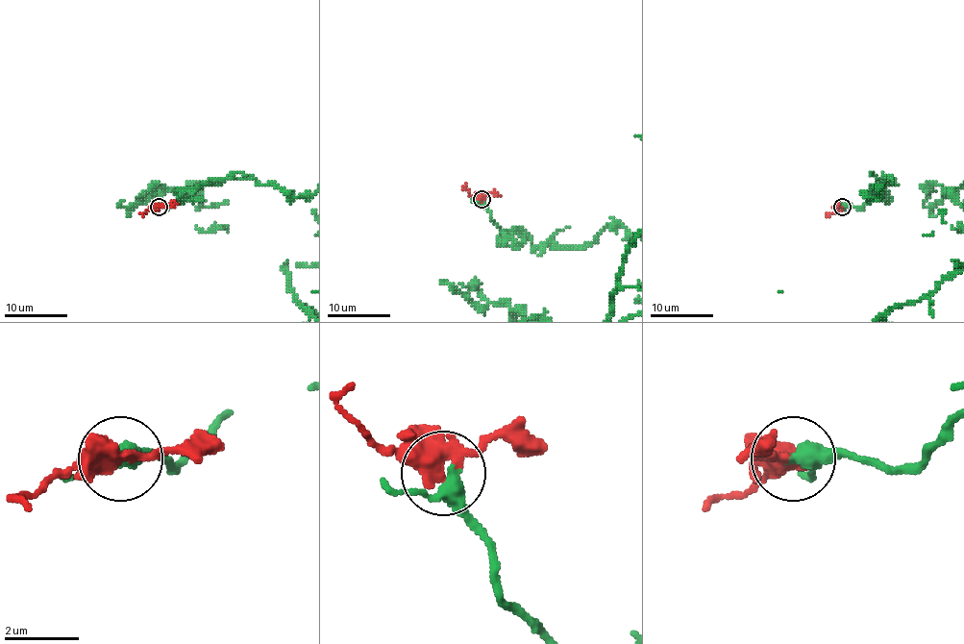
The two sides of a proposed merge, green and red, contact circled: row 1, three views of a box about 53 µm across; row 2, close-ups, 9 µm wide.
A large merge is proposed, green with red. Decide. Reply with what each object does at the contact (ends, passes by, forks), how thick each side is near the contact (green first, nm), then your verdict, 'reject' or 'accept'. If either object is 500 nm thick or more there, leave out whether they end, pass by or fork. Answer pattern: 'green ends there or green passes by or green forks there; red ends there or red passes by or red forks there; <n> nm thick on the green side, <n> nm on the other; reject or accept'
green passes by; red passes by; 340 nm thick on the green side, 460 nm on the other; accept

